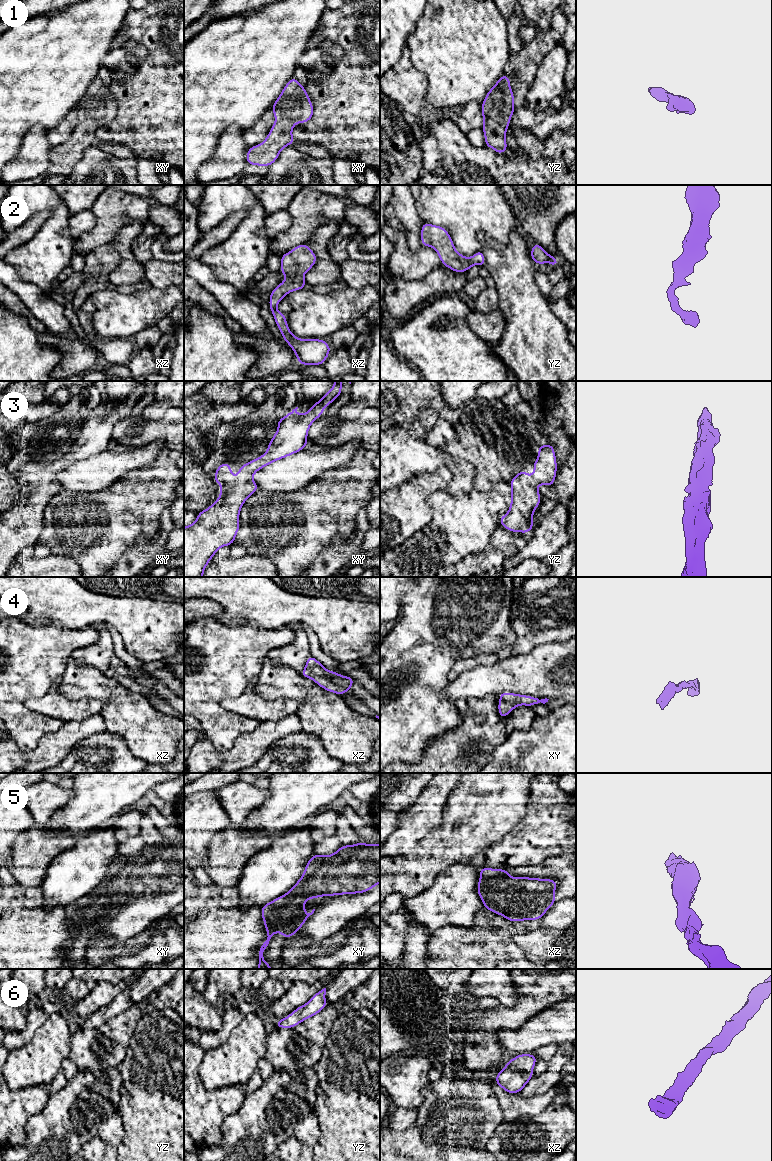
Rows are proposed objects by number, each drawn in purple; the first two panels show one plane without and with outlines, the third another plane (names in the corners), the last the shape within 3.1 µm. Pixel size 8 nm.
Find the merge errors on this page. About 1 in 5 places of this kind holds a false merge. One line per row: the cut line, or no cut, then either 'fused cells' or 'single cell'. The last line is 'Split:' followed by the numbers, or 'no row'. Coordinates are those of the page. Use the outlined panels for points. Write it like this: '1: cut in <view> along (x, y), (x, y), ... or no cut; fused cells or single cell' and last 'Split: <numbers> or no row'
1: no cut; single cell
2: no cut; single cell
3: no cut; single cell
4: no cut; single cell
5: no cut; single cell
6: no cut; single cell
Split: no row

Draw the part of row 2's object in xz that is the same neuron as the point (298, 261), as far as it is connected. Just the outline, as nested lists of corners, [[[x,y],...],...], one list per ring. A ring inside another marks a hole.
[[[304,243],[294,247],[288,253],[280,256],[282,272],[286,279],[281,282],[270,293],[269,308],[273,314],[275,323],[281,331],[283,341],[290,345],[290,348],[297,356],[298,364],[301,365],[324,365],[331,348],[323,339],[300,339],[290,330],[286,321],[286,315],[277,310],[278,303],[290,292],[303,290],[306,286],[304,274],[316,263],[317,256]]]

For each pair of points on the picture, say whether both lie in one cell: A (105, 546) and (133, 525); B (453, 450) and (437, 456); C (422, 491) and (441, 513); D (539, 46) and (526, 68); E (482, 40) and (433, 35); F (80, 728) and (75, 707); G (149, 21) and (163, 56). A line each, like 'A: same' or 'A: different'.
A: same
B: different
C: different
D: same
E: same
F: different
G: same

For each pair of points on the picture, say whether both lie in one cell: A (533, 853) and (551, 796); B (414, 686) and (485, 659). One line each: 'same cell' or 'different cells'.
A: same cell
B: different cells

